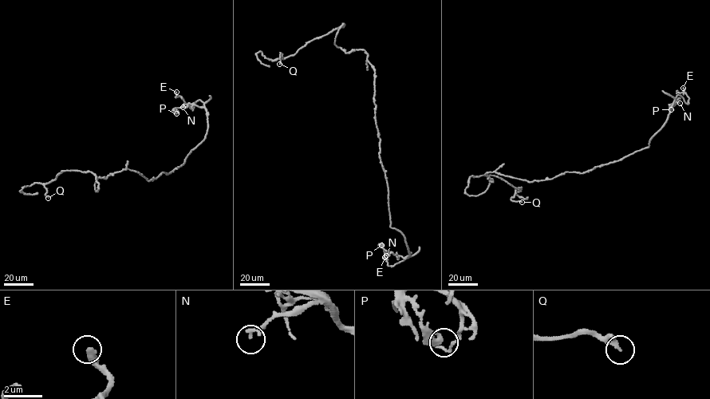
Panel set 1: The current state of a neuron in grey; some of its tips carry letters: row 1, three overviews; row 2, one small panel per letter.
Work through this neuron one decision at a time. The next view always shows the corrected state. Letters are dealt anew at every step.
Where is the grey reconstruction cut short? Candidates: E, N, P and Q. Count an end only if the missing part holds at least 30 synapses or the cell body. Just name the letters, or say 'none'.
none

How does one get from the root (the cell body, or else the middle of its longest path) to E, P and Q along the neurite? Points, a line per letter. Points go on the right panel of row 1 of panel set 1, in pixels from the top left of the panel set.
E: (524, 179), (584, 173), (648, 148), (676, 96), (688, 104), (683, 88)
P: (524, 179), (552, 179), (566, 171), (584, 173), (648, 148), (671, 109)
Q: (524, 179), (487, 172), (493, 181), (484, 192), (465, 189), (471, 175), (495, 175), (522, 202)

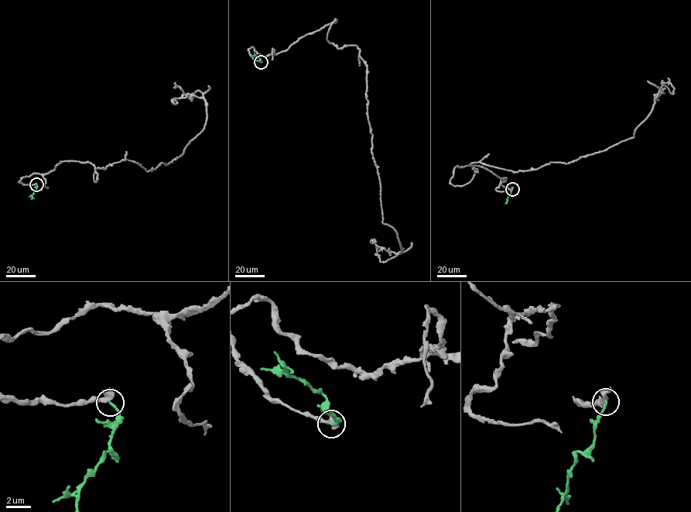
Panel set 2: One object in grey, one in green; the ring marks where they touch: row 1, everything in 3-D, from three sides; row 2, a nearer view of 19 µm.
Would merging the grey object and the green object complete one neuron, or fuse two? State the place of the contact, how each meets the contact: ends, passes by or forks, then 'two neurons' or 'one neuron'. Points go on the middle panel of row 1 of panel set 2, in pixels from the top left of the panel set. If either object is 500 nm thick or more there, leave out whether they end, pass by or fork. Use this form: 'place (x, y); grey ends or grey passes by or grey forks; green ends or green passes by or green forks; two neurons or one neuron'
place (261, 62); two neurons

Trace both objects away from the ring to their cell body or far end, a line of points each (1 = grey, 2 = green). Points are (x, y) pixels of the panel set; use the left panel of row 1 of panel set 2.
1: (36, 184), (18, 182), (64, 161), (96, 182), (179, 156), (206, 110), (176, 85)
2: (36, 184), (36, 190), (31, 199)

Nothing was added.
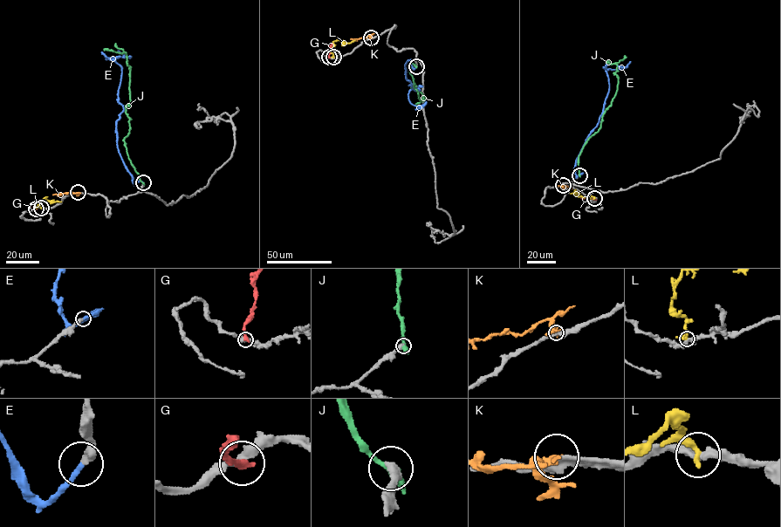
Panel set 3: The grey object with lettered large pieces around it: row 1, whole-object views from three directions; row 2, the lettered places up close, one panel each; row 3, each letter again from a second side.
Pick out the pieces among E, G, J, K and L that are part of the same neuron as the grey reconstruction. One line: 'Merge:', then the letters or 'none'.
Merge: E

